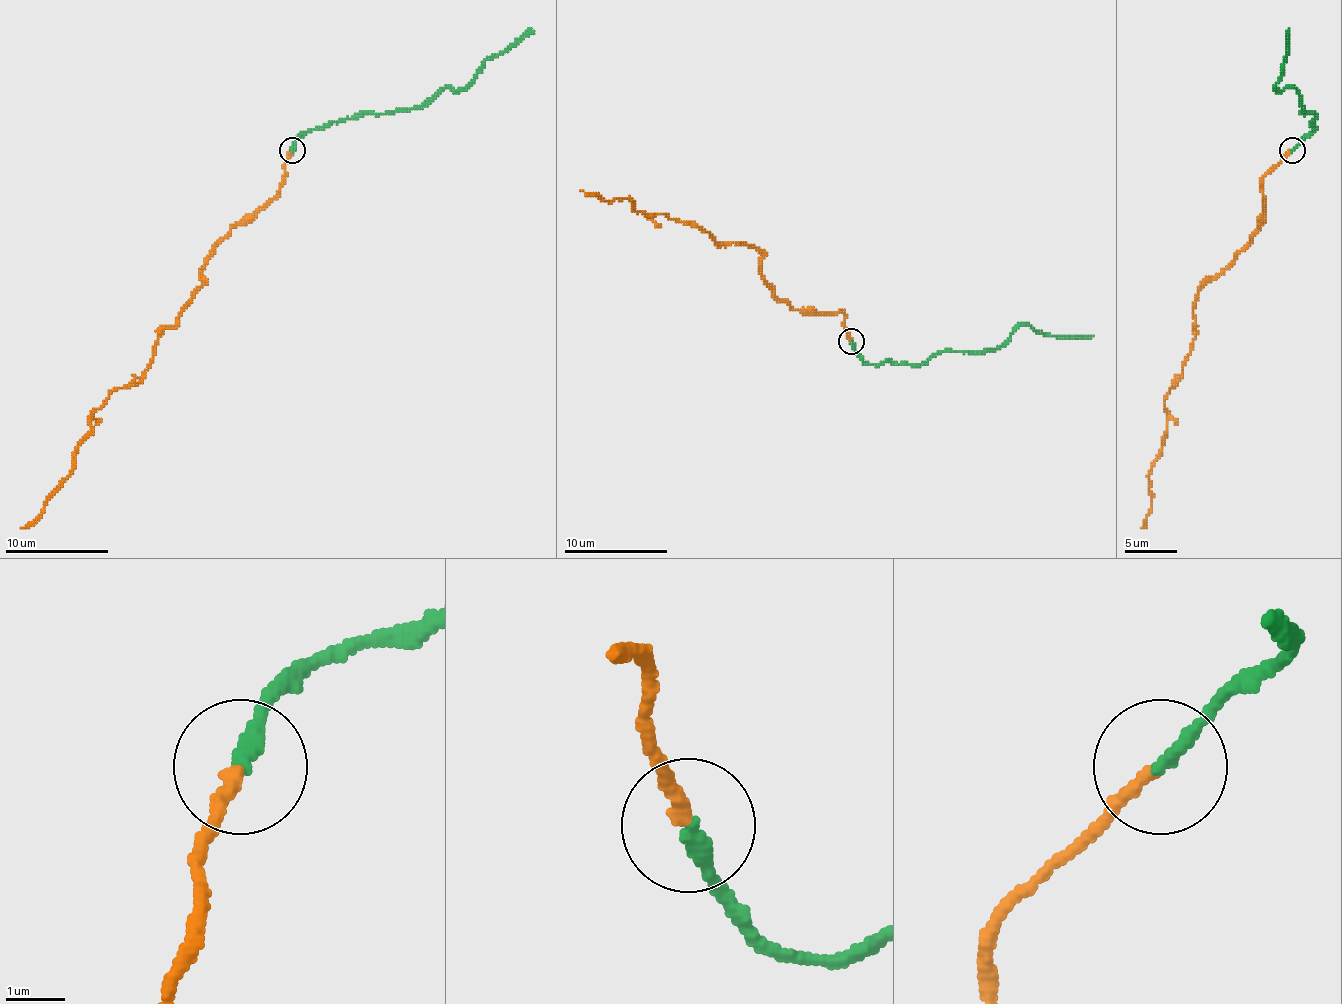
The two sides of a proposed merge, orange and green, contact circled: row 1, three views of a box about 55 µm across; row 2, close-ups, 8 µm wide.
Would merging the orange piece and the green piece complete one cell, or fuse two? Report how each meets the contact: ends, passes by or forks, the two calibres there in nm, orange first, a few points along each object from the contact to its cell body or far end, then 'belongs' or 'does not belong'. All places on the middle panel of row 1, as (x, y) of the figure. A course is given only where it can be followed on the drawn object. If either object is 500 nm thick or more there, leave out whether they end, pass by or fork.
orange ends | green ends | 220/280 nm | orange via (852, 341), (842, 312), (800, 312), (782, 302), (761, 273), (756, 247), (720, 245), (697, 224), (580, 190) | green via (852, 341), (852, 348), (870, 364), (925, 364), (943, 351), (994, 351), (1023, 325), (1046, 335), (1093, 335) | belongs

